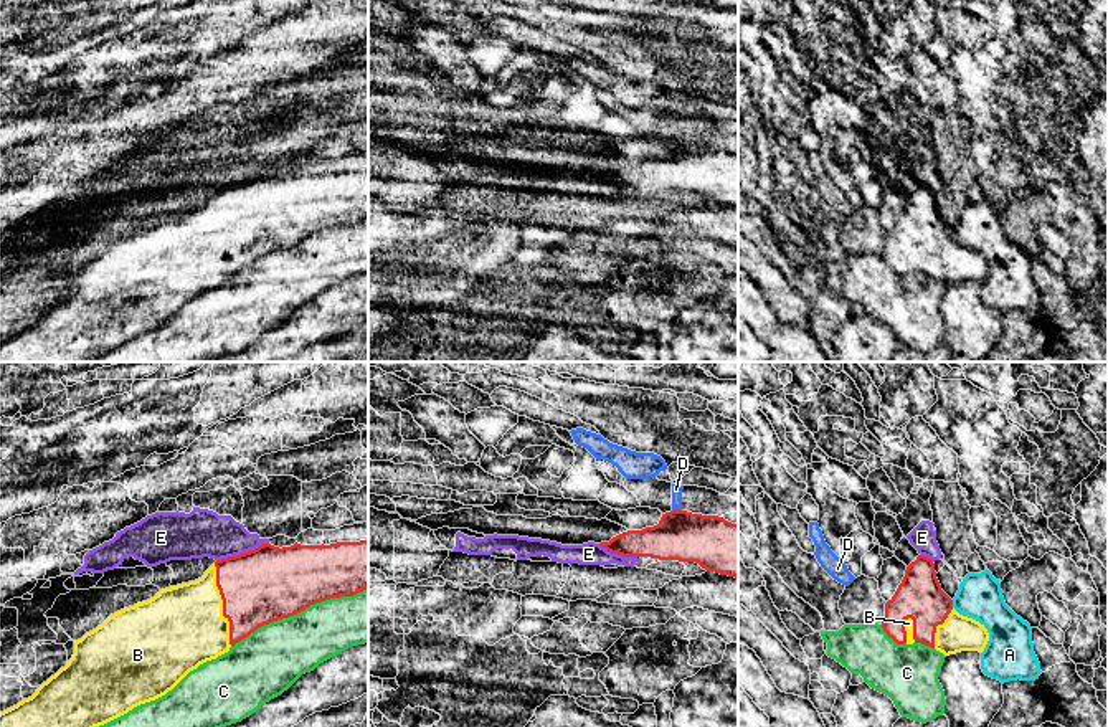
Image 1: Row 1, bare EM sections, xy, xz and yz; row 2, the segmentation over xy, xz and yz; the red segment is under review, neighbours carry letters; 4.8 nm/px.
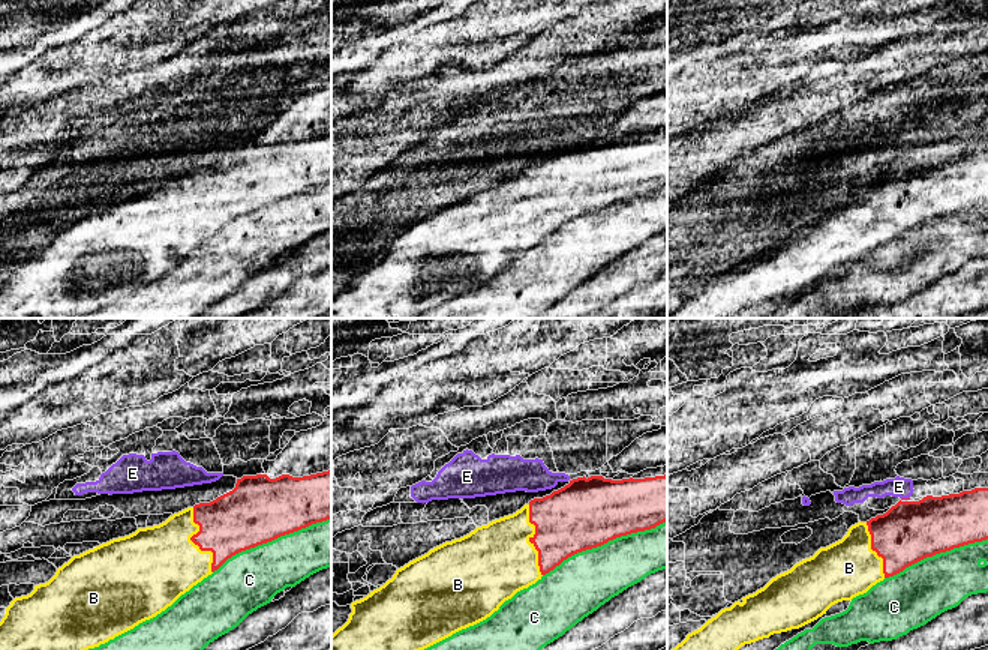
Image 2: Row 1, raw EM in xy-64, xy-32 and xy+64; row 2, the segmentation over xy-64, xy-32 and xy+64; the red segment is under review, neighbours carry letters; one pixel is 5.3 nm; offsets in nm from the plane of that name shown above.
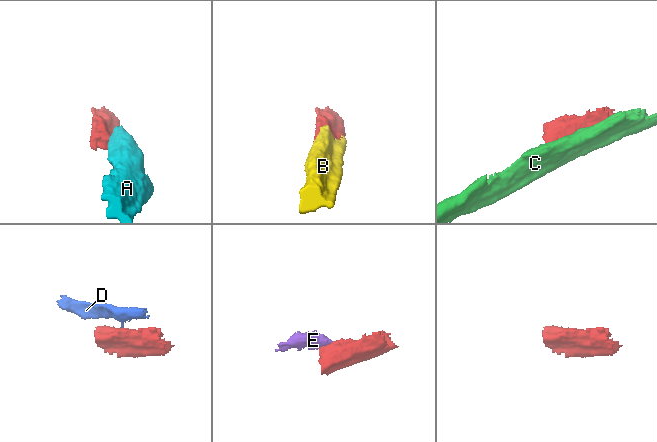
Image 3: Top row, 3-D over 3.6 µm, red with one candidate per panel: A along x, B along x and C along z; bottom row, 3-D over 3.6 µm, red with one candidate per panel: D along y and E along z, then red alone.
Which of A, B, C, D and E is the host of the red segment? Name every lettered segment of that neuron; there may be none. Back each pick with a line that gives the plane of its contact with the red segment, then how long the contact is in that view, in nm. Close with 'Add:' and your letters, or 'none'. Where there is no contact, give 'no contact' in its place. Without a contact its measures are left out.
B: xy | 400 nm
Add: B

